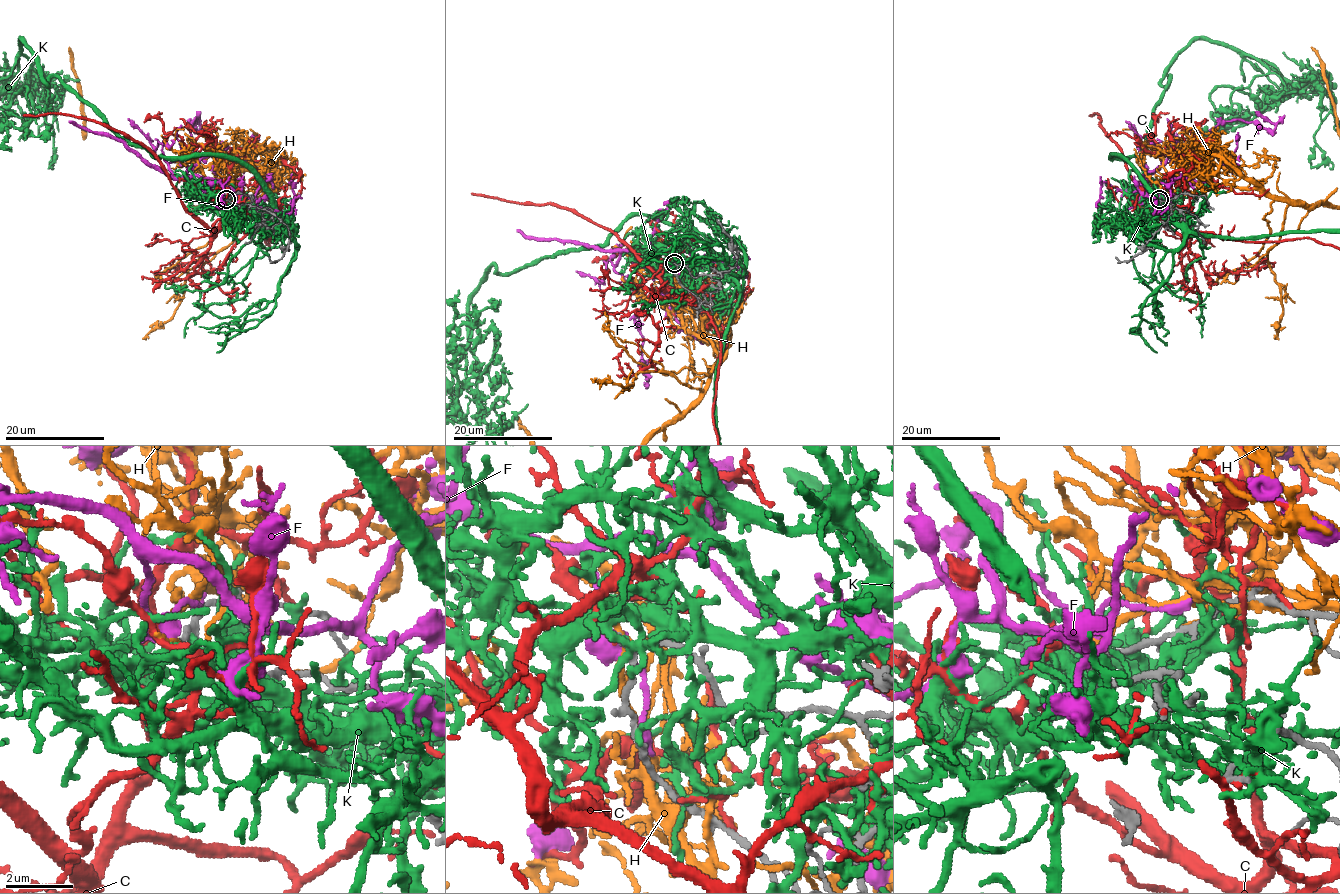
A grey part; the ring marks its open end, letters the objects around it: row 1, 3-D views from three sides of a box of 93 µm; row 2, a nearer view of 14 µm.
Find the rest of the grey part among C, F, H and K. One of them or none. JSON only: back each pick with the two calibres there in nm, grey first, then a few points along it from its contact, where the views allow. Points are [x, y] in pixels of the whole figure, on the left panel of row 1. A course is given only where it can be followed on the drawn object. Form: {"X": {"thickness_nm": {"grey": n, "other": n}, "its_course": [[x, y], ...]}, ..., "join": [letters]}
{"join": []}

